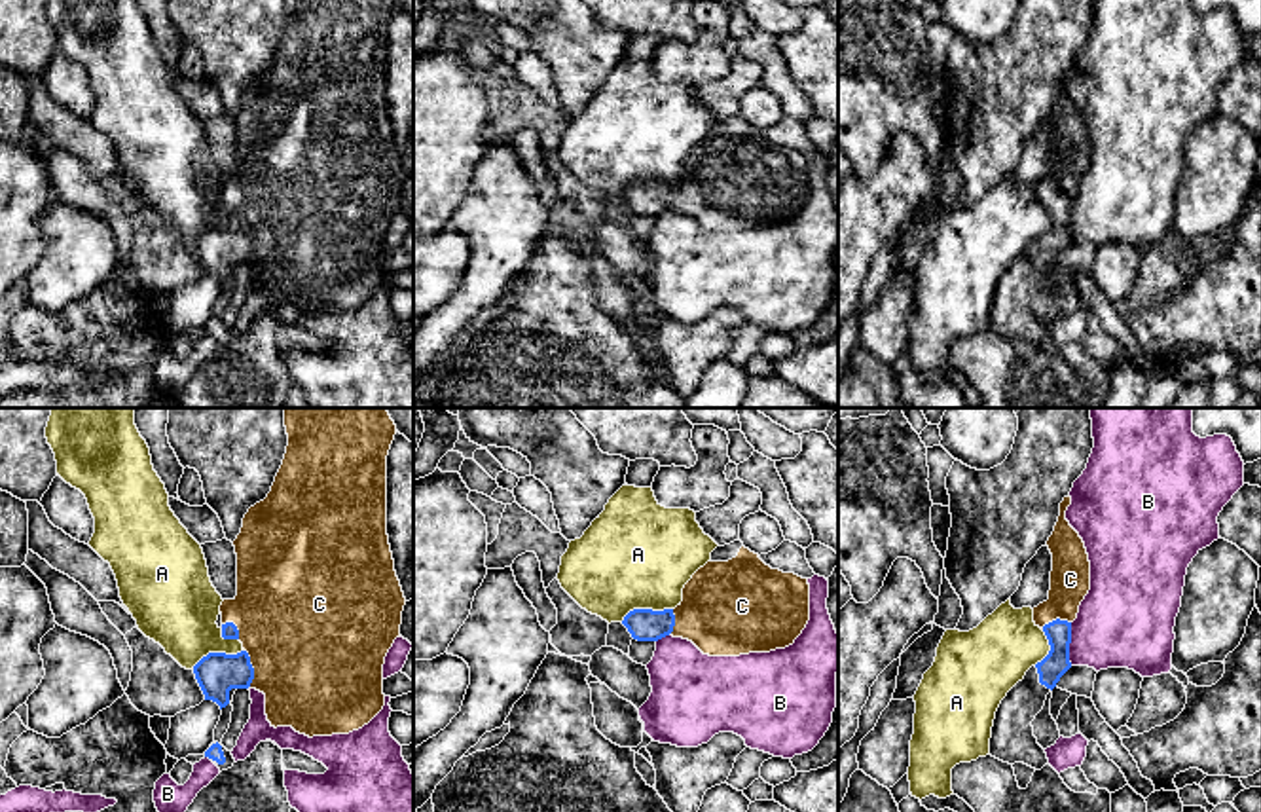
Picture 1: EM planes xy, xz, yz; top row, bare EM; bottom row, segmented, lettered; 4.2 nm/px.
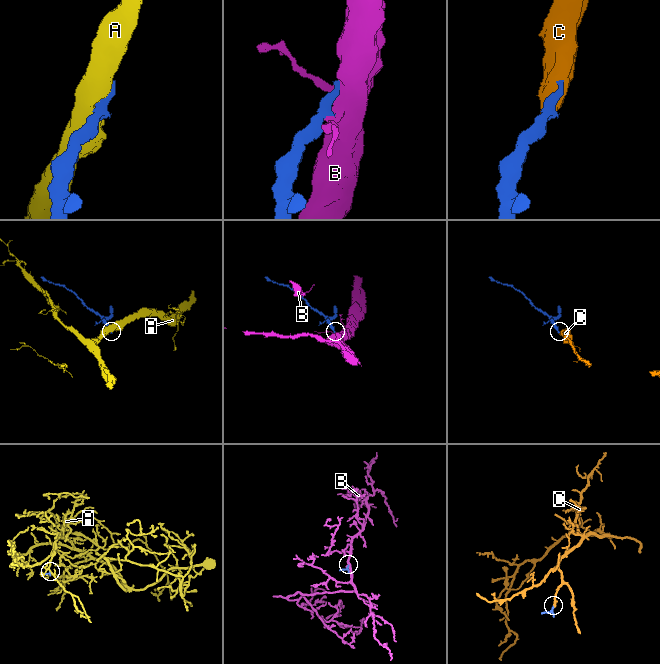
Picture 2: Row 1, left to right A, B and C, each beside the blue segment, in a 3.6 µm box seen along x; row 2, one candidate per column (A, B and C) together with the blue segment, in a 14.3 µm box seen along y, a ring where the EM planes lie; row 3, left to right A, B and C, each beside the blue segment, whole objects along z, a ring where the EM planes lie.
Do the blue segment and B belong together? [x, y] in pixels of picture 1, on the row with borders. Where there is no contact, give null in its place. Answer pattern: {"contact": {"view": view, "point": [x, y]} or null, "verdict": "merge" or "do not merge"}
{"contact": {"view": "yz", "point": [1070, 642]}, "verdict": "do not merge"}

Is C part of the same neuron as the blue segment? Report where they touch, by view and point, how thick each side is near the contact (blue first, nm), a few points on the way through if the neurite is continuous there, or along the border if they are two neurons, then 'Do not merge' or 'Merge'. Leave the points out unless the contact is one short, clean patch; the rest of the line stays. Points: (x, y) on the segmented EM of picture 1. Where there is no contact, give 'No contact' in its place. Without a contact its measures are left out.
Touches blue at xy (253, 668). Thickness 180 nm (blue) against 500 nm. Path across: xy (217, 674), (253, 668), (285, 655), (310, 653). Merge

